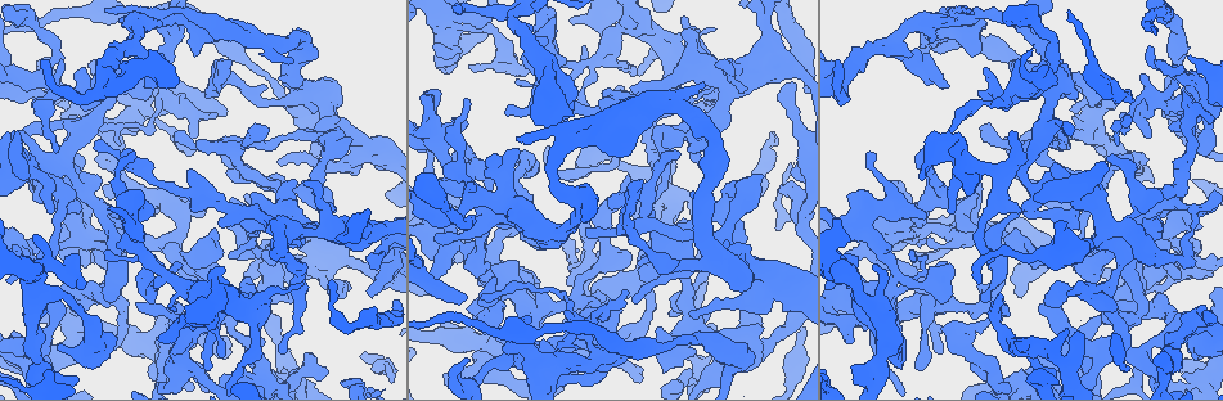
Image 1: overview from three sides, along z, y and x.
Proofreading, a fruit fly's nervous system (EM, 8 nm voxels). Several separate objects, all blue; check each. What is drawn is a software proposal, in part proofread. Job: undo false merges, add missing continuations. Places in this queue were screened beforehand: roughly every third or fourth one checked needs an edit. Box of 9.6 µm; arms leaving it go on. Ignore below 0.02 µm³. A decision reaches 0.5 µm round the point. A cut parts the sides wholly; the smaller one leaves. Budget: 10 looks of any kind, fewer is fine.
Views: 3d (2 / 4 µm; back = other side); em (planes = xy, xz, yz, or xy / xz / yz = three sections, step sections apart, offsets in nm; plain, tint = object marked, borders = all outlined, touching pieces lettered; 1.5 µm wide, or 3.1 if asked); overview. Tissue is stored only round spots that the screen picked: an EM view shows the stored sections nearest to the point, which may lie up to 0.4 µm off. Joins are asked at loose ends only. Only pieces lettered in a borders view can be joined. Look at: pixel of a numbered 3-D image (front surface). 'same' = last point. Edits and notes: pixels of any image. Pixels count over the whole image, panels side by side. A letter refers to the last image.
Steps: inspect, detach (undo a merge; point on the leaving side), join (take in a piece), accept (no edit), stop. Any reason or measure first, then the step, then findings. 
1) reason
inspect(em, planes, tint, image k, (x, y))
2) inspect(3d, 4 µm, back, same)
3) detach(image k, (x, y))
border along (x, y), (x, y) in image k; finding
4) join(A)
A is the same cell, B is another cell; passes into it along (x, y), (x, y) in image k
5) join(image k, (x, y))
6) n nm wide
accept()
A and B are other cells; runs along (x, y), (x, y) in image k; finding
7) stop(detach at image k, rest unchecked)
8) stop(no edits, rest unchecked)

free end
inspect(em, xy, step 4, borders, image 1, (716, 67))

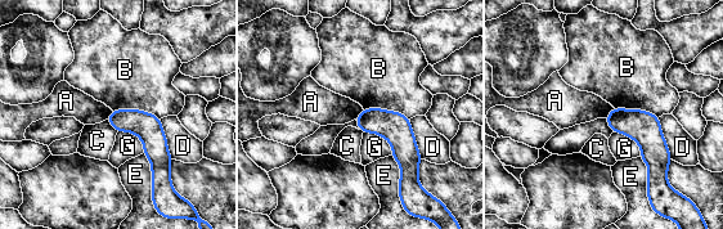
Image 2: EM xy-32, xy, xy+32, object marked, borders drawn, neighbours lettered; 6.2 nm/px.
inspect(em, planes, borders, same)

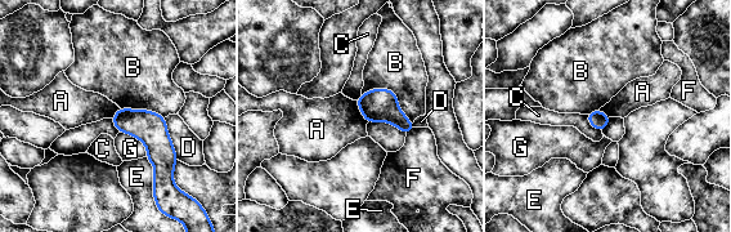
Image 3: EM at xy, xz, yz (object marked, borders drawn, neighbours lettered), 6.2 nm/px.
B touches over 360 nm
accept()
A, B, C, D, E, F and G are other cells; border along (355, 101), (360, 114), (368, 121) in image 3; no lettered piece goes on from it

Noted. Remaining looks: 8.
branch stops here
inspect(3d, 2 µm, image 1, (214, 60))

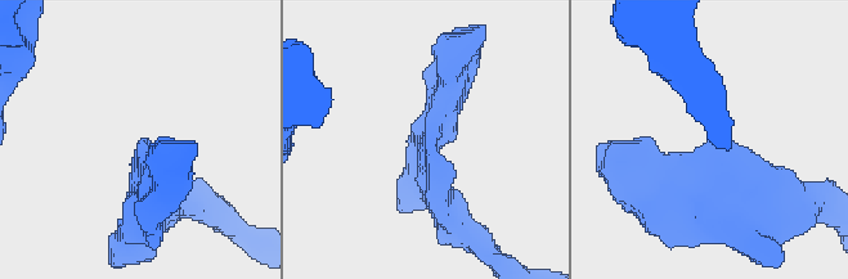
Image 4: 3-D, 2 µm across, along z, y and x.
now the EM
inspect(em, xz, step 8, tint, image 4, (140, 141))

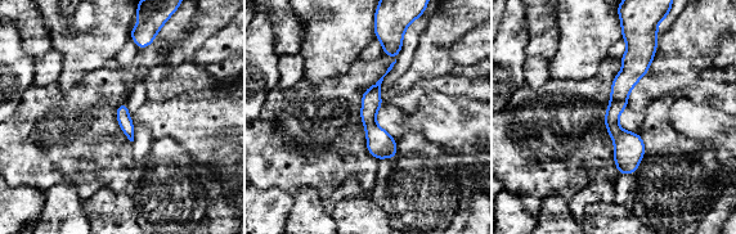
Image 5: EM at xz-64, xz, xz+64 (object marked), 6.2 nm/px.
inspect(em, planes, borders, same)

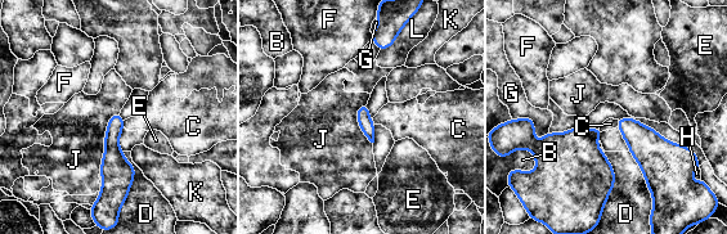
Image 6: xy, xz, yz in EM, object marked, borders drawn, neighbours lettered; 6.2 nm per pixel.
accept()
B, C, D, E, F, G, H, J, K and L are other cells; border along (119, 112), (108, 122), (99, 171) in image 6; no lettered piece goes on from it

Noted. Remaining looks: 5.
thick turns thin
inspect(em, xy, step 8, tint, image 1, (267, 80))

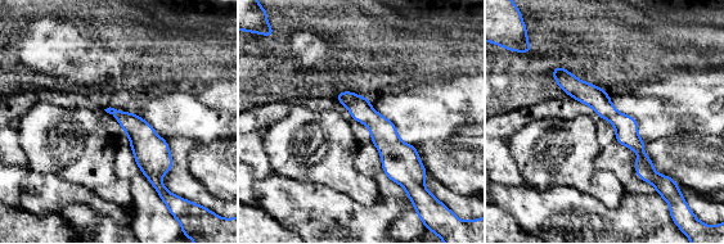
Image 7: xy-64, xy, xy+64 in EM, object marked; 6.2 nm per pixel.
inspect(em, planes, borders, same)

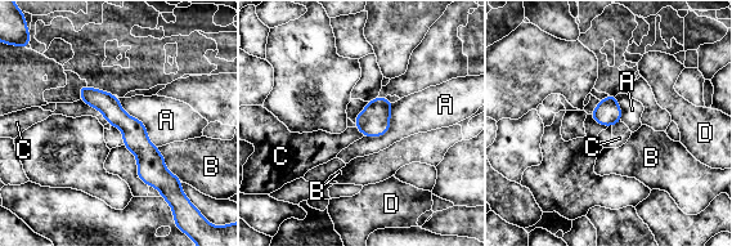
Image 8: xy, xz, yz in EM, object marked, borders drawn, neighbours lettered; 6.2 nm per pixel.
accept()
A, B, C and D are other cells; runs along (82, 89), (134, 133), (164, 183) in image 8; all the same neuron

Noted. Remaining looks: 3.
inspect(em, planes, borders, image 1, (1193, 224))

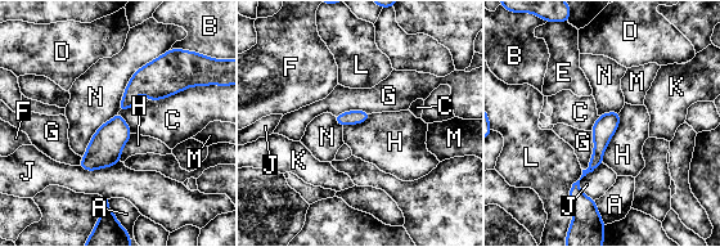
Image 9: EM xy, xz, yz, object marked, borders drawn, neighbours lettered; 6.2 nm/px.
accept()
A, B, C, D, E, F, G, H, J, K, L, M and N are other cells; one neuron here

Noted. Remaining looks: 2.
stop(no edits, rest unchecked)

